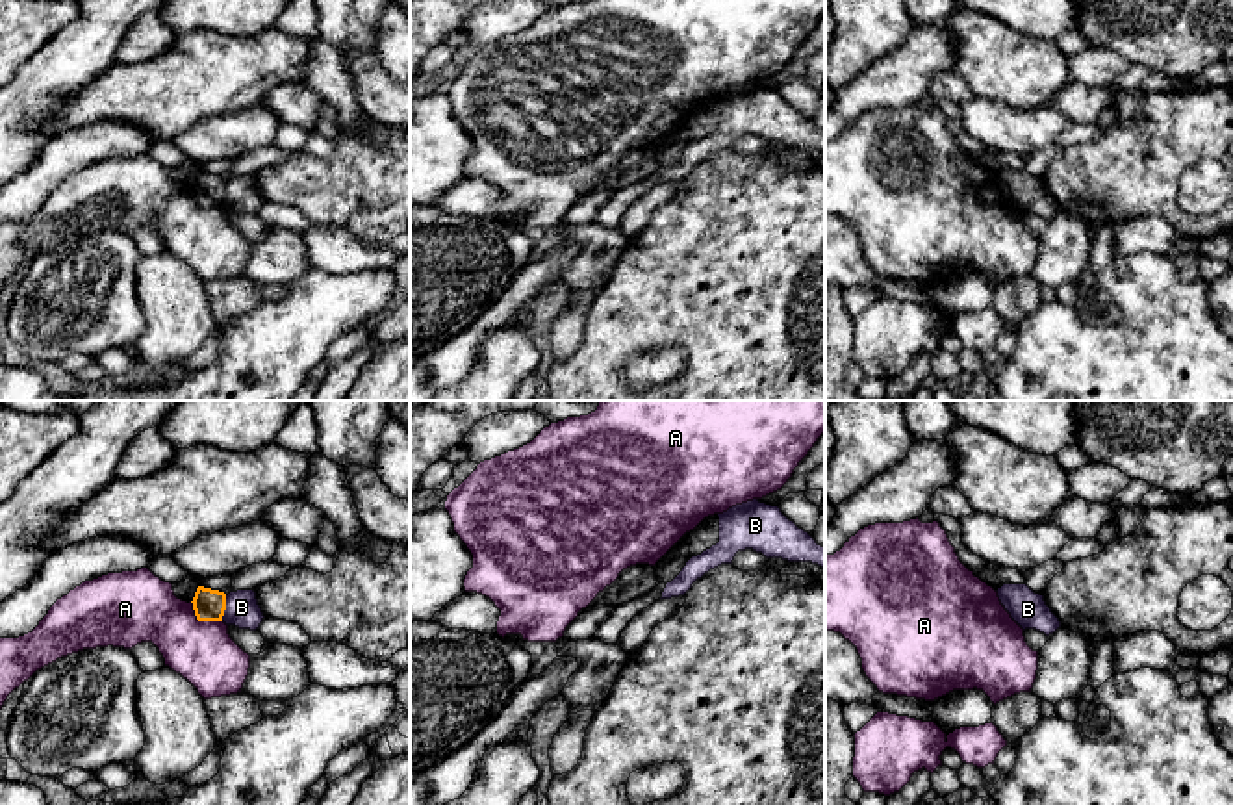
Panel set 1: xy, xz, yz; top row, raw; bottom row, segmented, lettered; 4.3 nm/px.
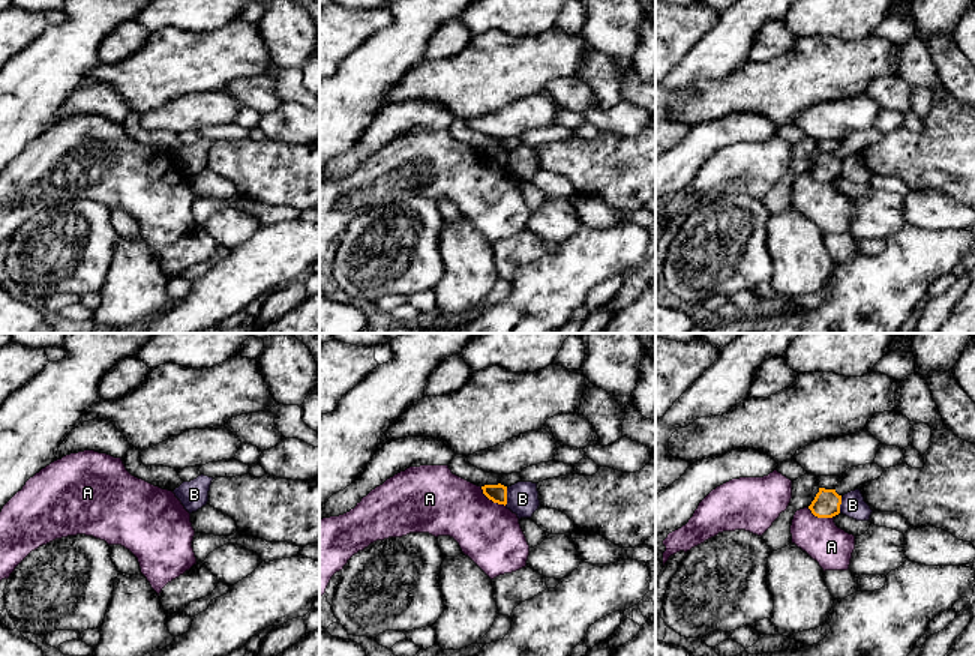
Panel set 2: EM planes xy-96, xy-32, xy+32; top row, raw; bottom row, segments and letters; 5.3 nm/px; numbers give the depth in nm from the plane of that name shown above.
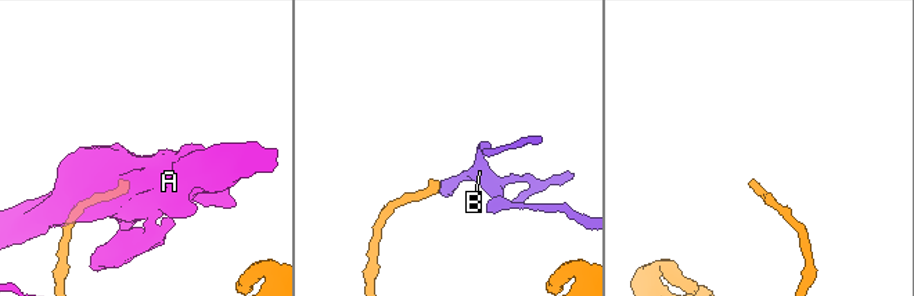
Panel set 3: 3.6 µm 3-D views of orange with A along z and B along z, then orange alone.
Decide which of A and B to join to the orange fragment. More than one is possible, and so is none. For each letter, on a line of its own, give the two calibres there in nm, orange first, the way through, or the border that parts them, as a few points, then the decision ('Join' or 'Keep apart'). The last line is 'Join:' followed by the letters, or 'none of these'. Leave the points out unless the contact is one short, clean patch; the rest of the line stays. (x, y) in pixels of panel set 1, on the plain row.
A: Thickness 140 nm (orange) against 280 nm. Keep apart
B: Thickness 140 nm (orange) against 140 nm. Boundary: xy (227, 180), (221, 204). Keep apart
Join: none of these

